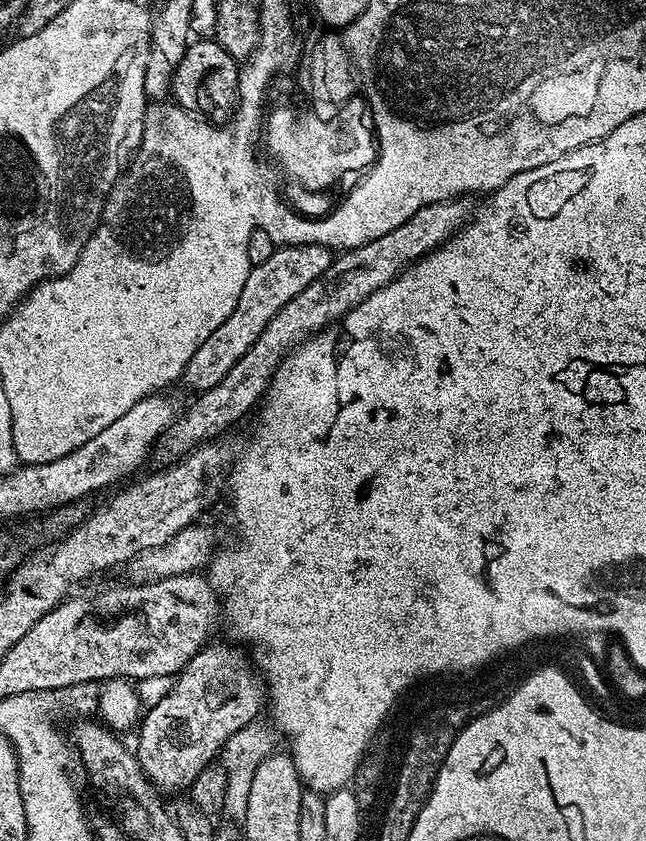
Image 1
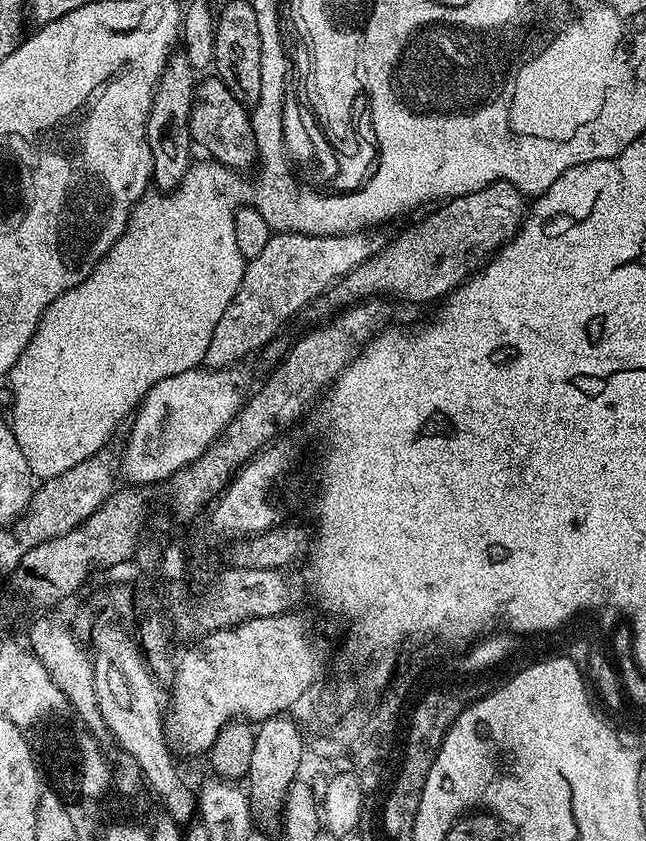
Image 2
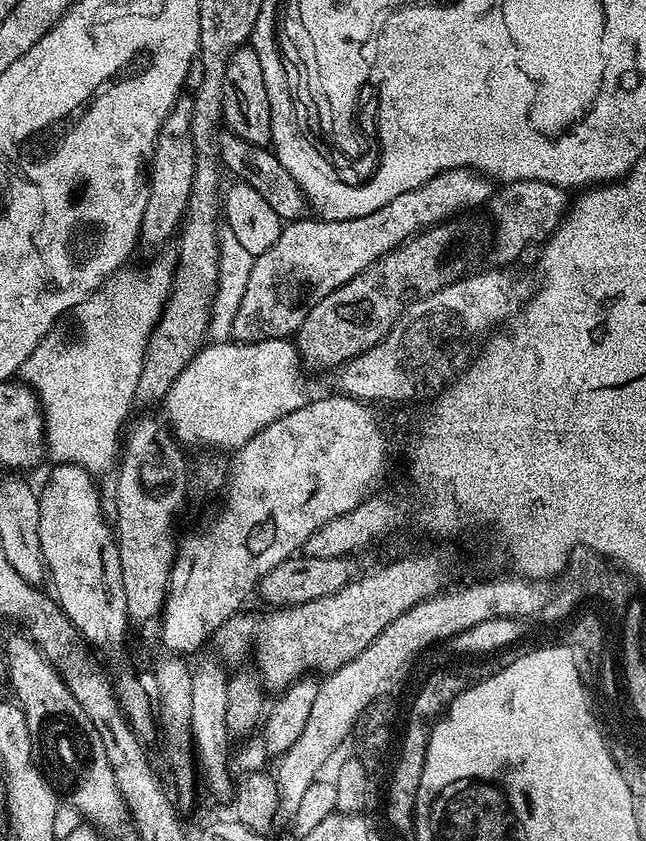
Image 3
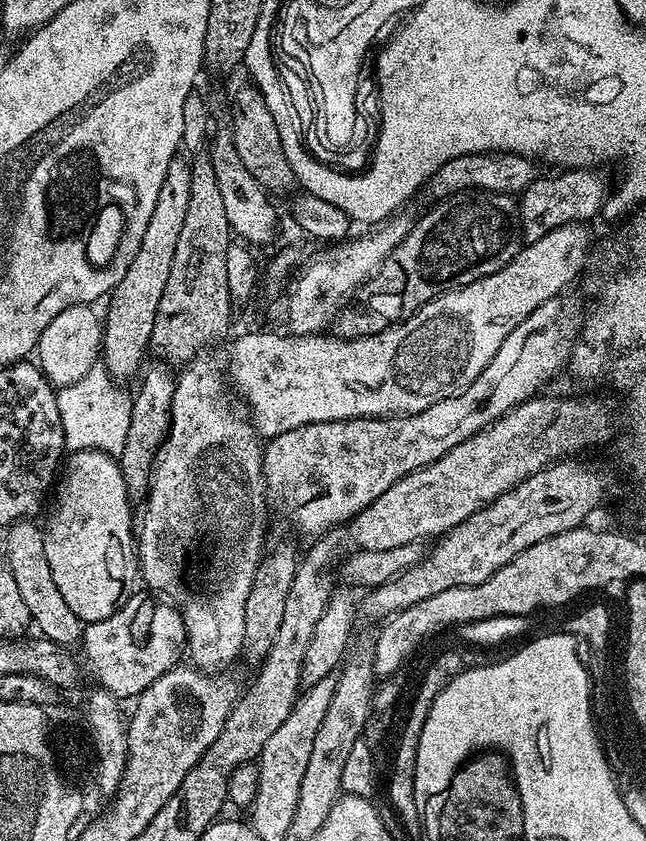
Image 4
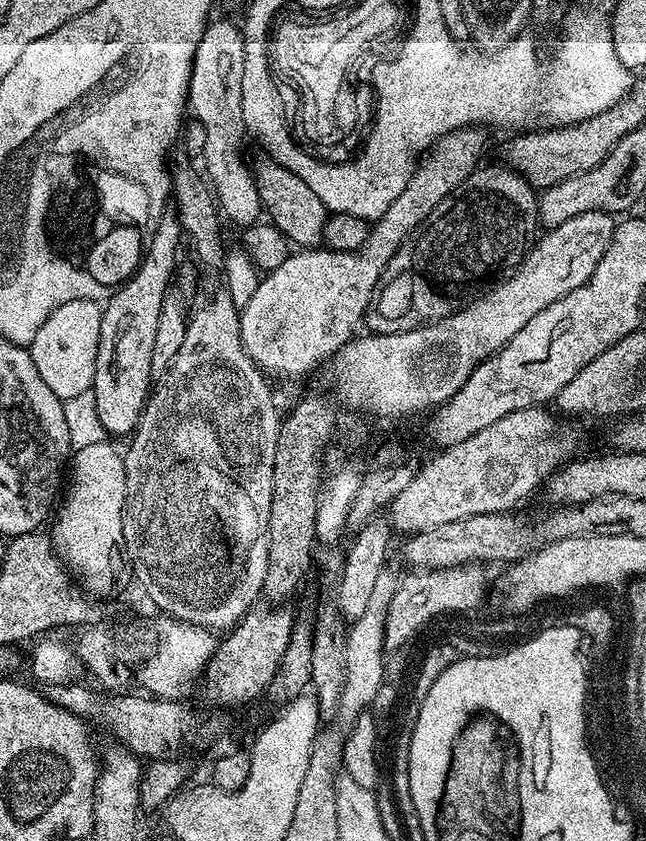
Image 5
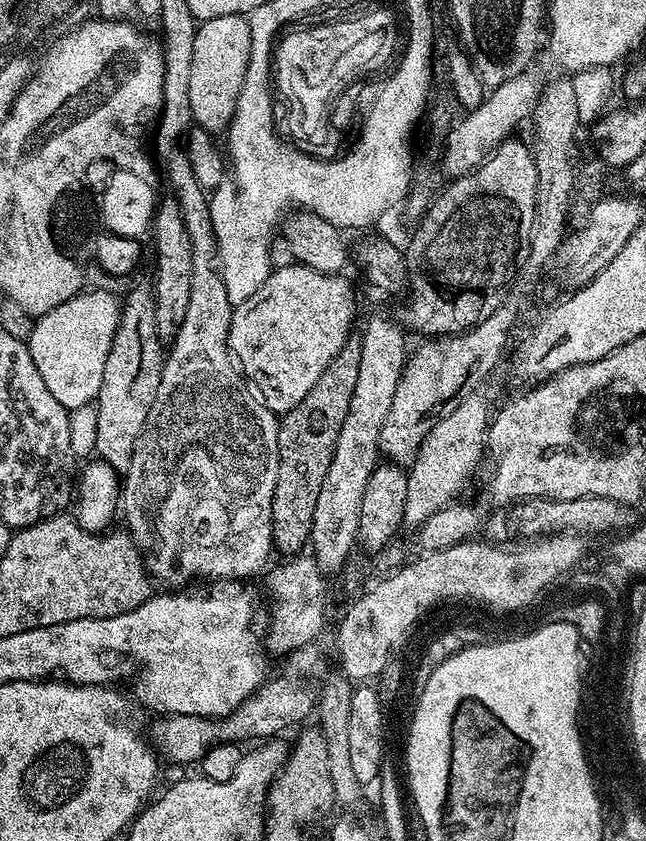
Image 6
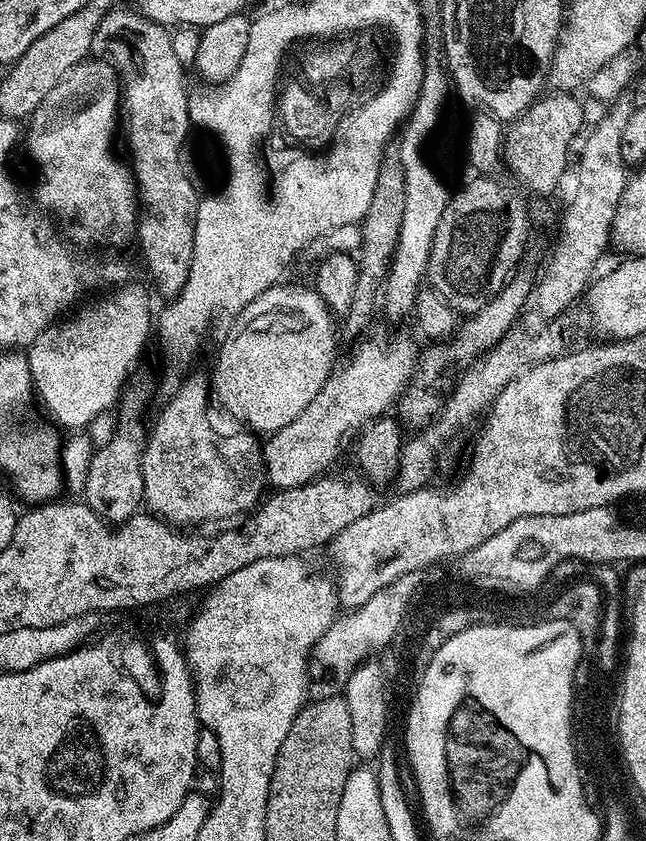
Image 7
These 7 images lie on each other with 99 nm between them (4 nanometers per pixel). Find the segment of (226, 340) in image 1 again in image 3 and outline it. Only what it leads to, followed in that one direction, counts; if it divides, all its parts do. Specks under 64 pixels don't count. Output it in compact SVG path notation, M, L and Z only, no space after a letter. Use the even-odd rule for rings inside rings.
M451 168L422 182L422 186L414 186L414 190L398 194L382 210L374 210L374 214L362 218L305 218L285 223L278 242L253 259L246 294L238 302L231 339L249 344L295 337L306 314L326 294L338 290L338 286L350 282L350 278L362 274L375 260L393 252L425 228L451 221L456 211L487 205L493 191L493 177L473 168Z

